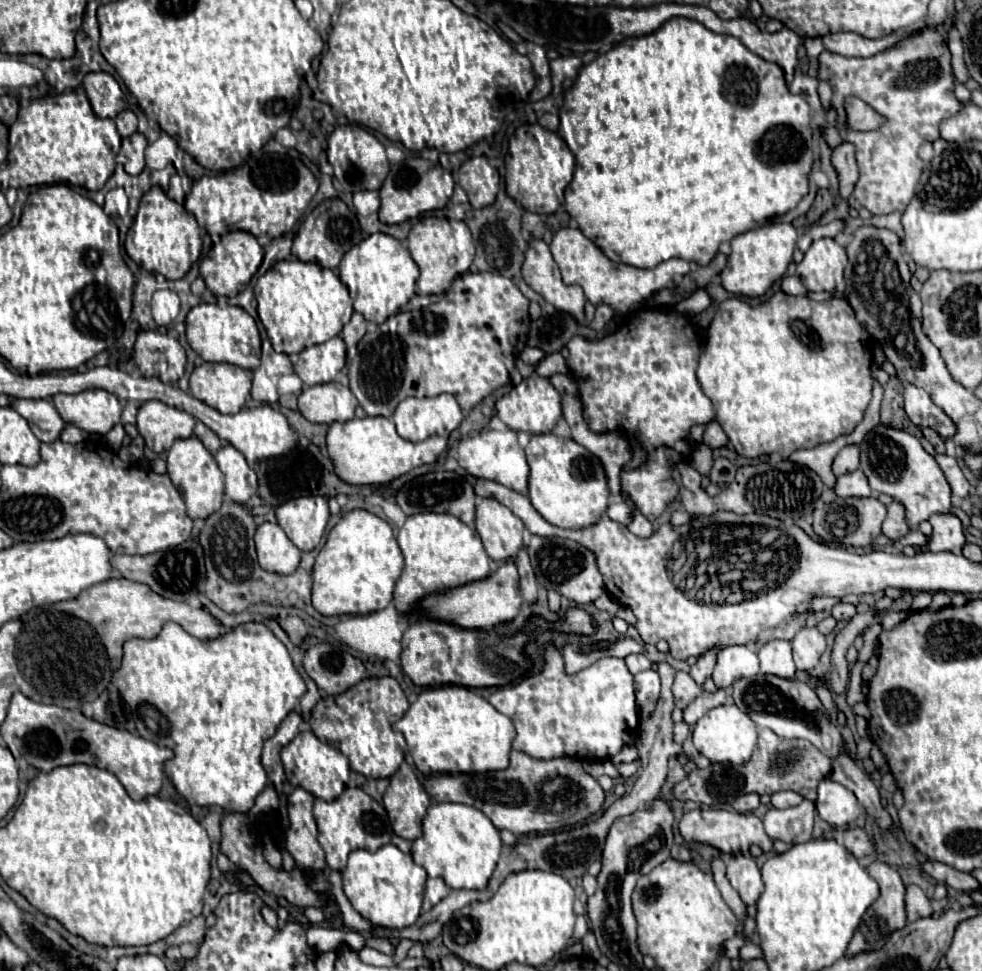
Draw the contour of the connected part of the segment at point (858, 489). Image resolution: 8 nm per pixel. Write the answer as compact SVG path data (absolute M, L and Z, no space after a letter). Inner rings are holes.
M861 470L837 476L837 482L835 482L833 490L841 498L851 498L851 496L863 498L863 496L871 496L871 488L869 488L867 478L865 478L865 474Z

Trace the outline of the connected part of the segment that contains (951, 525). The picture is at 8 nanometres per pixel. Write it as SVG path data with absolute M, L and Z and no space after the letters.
M945 512L945 514L935 514L931 516L931 526L933 526L933 534L931 534L931 542L927 544L927 548L931 552L941 552L941 550L949 550L959 554L965 546L965 536L963 536L963 526L961 520L953 514L953 512Z

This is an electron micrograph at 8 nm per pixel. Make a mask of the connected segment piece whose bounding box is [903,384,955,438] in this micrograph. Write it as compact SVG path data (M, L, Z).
M905 384L905 412L917 426L933 428L941 438L955 436L955 422L929 398L929 394L913 384Z

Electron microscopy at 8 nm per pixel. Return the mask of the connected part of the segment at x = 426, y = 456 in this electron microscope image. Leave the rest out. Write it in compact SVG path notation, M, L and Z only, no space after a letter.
M353 418L347 422L333 422L327 432L327 450L335 464L335 472L347 484L385 484L411 472L417 466L431 464L445 450L447 438L431 436L423 442L409 442L401 438L389 418Z

